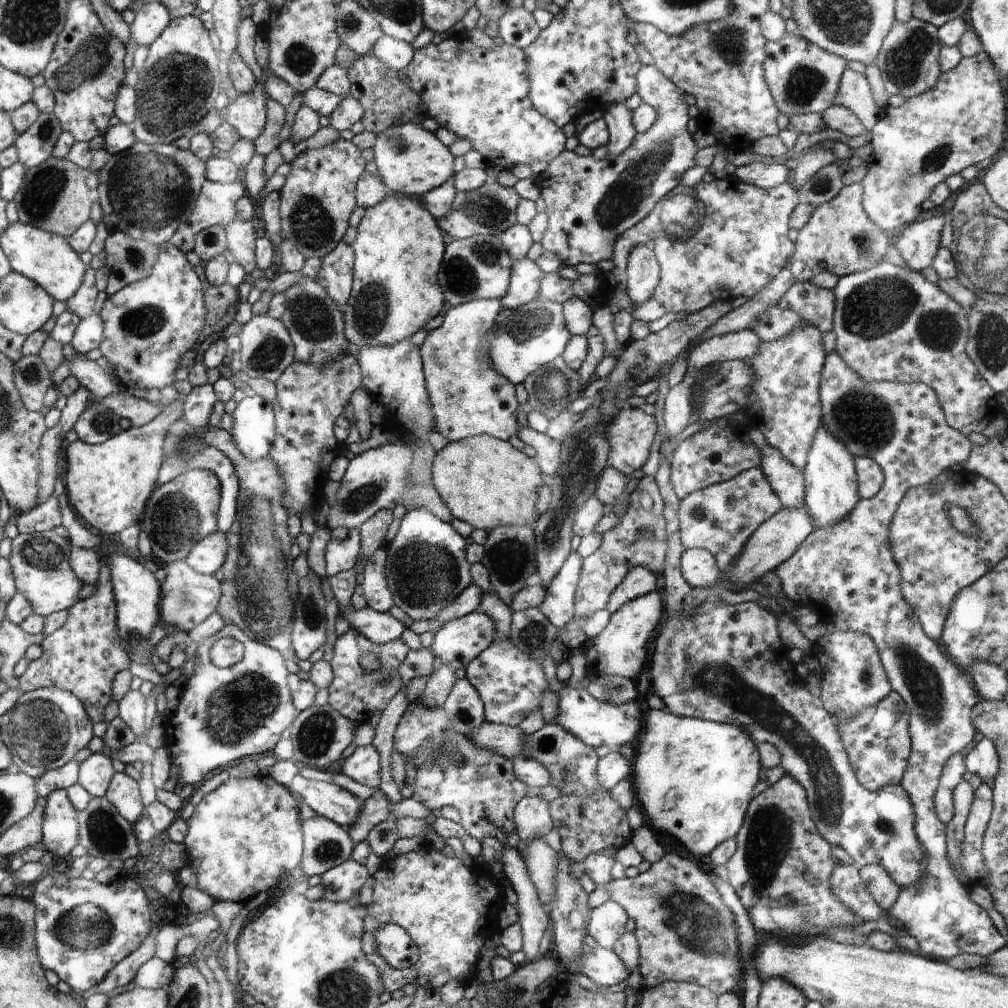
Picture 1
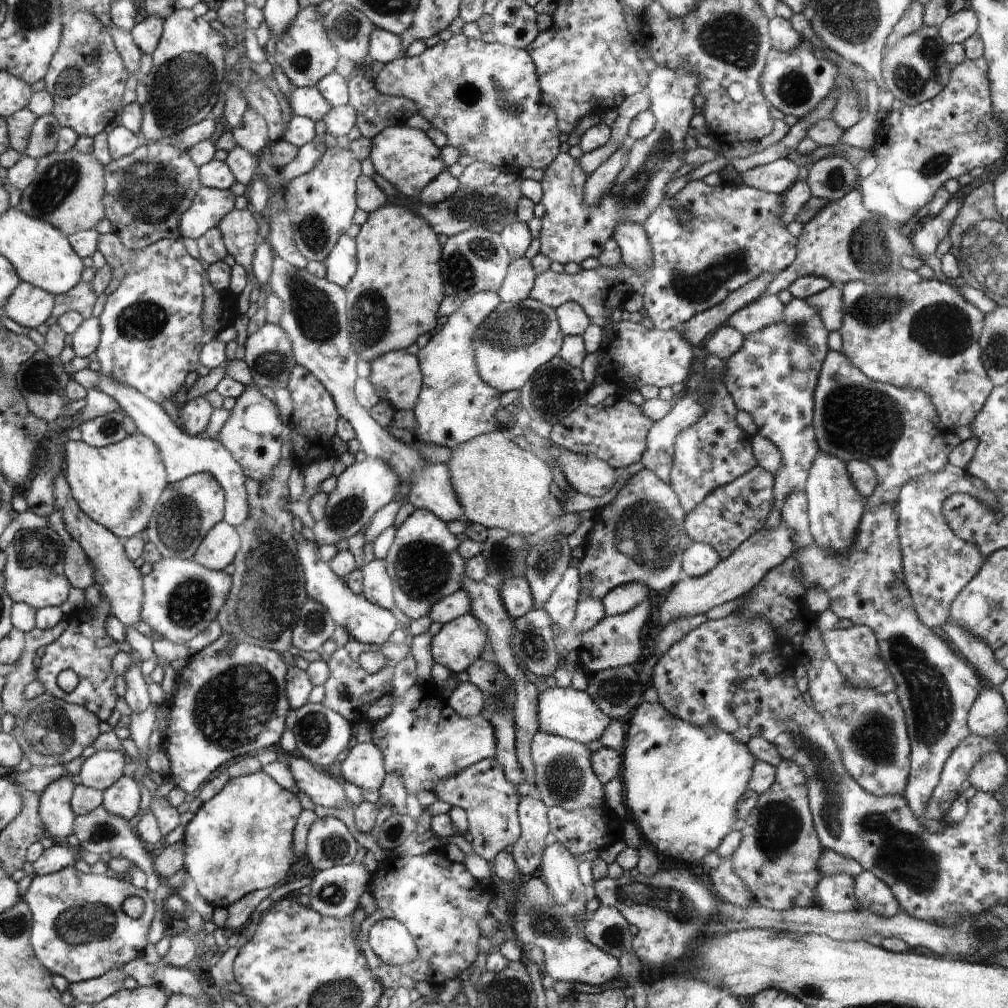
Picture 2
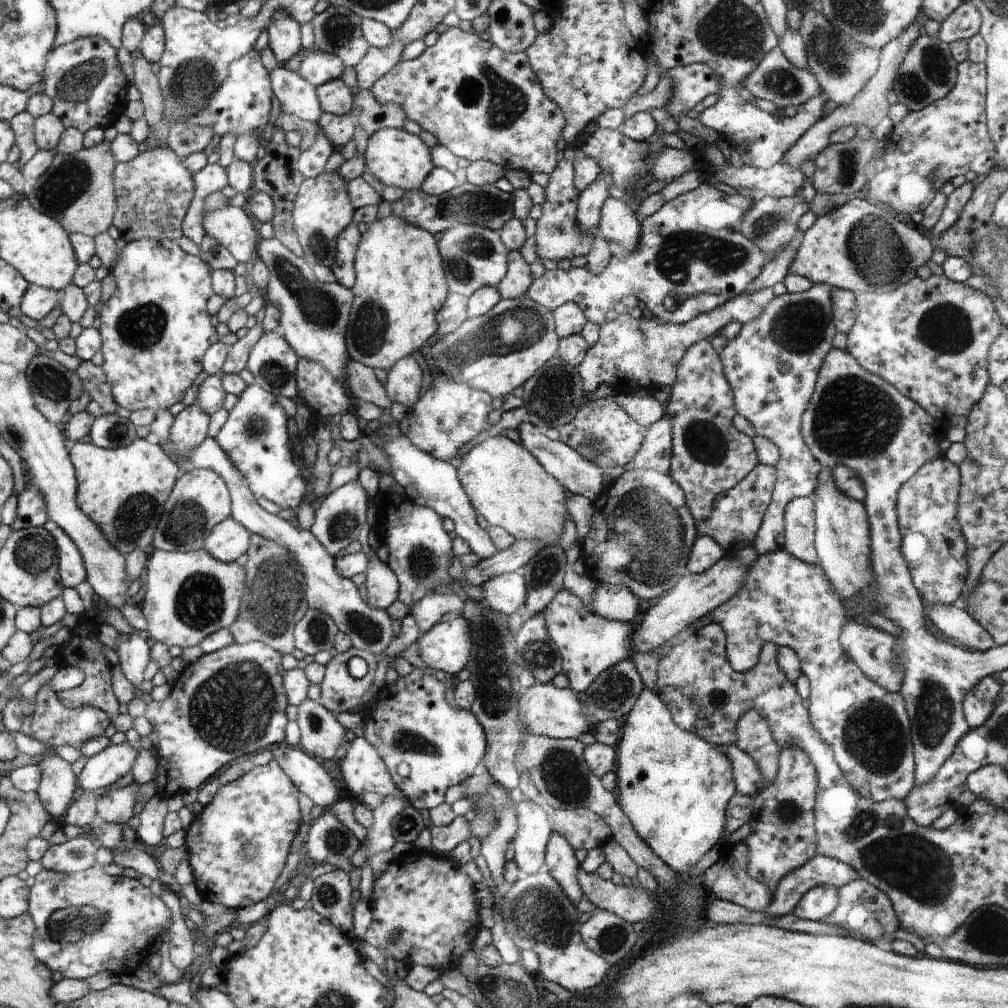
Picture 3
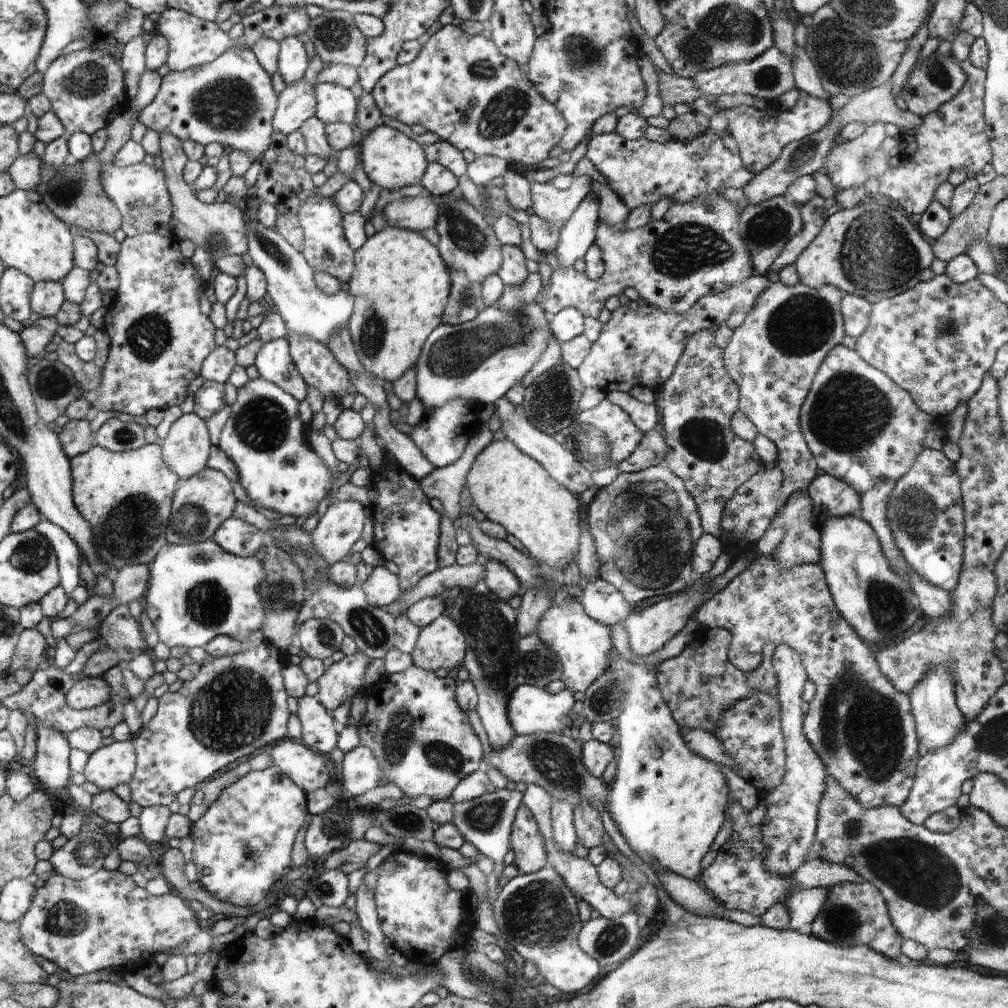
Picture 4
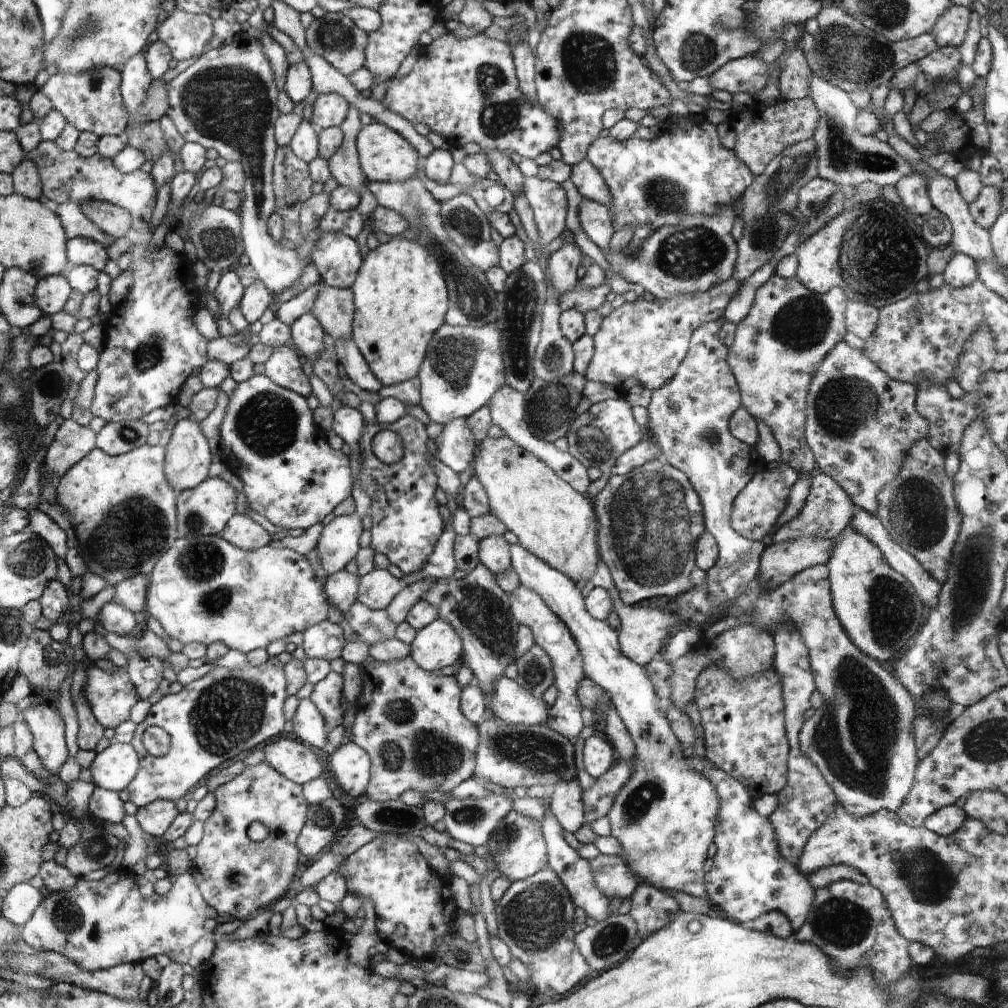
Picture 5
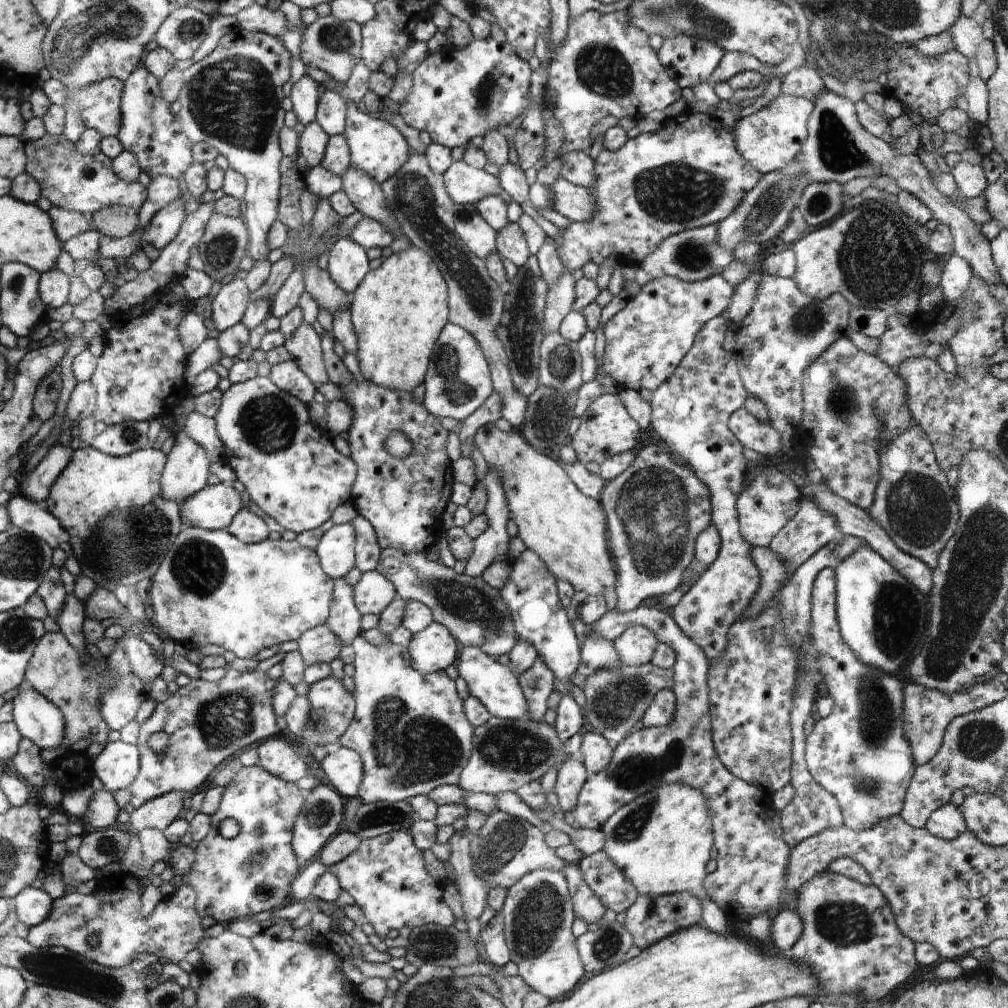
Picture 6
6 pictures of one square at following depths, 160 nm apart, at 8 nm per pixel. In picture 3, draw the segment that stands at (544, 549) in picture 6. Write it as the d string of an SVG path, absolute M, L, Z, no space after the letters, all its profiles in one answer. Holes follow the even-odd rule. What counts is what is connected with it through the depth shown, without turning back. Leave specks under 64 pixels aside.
M494 436L476 444L456 464L458 481L475 513L482 515L489 526L504 528L515 540L543 540L551 543L549 539L557 534L562 535L566 506L558 506L558 502L564 502L564 488L521 443L517 444L506 436Z

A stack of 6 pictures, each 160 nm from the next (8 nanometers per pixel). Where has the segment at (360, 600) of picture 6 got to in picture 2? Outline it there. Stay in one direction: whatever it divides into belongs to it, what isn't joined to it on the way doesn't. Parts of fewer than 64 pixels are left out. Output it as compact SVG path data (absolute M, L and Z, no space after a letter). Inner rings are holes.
M372 560L362 567L363 592L366 600L391 610L396 606L396 596L393 595L392 580L389 578L385 560Z

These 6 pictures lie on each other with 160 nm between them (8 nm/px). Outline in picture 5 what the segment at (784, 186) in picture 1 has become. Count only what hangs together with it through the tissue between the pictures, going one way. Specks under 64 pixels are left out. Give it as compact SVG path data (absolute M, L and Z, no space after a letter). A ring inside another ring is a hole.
M584 199L578 207L578 216L580 224L588 238L592 240L596 246L604 253L607 261L612 265L612 273L620 275L624 280L633 284L641 284L645 292L652 293L659 299L667 301L673 298L690 297L696 292L702 292L714 288L714 286L722 284L729 280L736 270L737 258L740 254L740 248L737 246L736 240L732 237L732 224L737 218L736 211L732 207L725 207L715 215L698 215L686 216L675 225L664 225L661 229L652 232L642 243L636 255L633 258L626 258L623 252L618 253L612 248L612 238L616 234L613 229L613 220L605 206L597 202ZM582 282L576 284L574 290L570 290L560 299L561 310L576 309L582 314L588 311L596 311L606 301L606 295L611 291L609 283L601 284L596 288L588 288Z

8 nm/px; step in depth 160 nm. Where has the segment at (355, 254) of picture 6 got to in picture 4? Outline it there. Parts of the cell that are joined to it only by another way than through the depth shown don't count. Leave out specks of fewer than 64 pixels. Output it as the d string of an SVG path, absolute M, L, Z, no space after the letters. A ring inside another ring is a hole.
M312 192L301 204L297 215L305 236L305 250L302 253L314 272L329 274L342 284L348 284L352 280L353 273L356 272L354 249L346 240L343 226L344 215L336 206L334 198L322 197Z

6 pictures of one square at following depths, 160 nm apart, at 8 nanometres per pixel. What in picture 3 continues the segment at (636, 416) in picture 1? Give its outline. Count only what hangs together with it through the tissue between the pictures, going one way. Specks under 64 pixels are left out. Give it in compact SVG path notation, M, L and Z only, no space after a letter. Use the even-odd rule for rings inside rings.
M613 396L600 400L586 400L569 424L559 430L559 442L570 446L583 458L594 462L608 471L617 466L626 466L641 452L640 442L644 438L646 428L638 424L626 410L616 403Z

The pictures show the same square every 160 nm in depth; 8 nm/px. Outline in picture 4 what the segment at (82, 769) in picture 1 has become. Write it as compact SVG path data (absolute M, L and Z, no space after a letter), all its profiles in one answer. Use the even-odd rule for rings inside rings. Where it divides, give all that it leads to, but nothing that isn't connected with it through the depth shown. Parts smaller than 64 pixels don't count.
M134 739L115 741L102 745L90 755L84 769L86 780L101 788L112 791L118 784L129 783L137 767L137 751Z

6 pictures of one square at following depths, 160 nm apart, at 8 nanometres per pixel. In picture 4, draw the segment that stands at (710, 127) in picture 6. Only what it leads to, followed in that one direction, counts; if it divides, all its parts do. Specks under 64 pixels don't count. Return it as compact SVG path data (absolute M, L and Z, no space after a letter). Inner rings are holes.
M710 128L690 142L671 139L659 143L645 137L629 141L616 132L602 133L590 139L586 157L630 211L639 206L651 208L664 197L687 203L702 193L722 193L726 179L746 168L740 154L729 151Z

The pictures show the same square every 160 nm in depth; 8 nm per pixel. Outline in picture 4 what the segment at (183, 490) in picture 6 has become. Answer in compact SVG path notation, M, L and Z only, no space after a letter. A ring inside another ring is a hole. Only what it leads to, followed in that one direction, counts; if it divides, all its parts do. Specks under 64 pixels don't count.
M194 412L180 416L162 442L165 462L179 476L180 482L196 476L206 468L210 448L212 443L206 420Z

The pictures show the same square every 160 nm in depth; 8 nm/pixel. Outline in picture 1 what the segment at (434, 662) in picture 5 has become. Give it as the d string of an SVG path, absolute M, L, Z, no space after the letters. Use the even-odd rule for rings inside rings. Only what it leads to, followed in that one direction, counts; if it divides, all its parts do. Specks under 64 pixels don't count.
M476 610L442 625L442 628L435 632L430 650L444 665L456 672L460 668L466 669L470 661L476 660L488 649L493 644L495 636L496 623L486 613Z

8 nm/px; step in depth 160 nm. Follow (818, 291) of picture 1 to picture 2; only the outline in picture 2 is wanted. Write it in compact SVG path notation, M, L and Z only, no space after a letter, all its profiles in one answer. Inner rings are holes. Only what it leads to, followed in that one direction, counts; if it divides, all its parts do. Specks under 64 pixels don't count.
M838 285L822 290L813 296L808 296L806 302L818 310L818 314L829 332L839 331L844 325L844 296Z

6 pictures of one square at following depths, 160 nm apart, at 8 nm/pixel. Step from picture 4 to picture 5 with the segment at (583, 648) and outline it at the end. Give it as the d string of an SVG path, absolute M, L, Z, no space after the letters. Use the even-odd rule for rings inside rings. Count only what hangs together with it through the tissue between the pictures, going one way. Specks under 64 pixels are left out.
M519 585L508 595L508 602L513 617L520 625L526 625L533 631L535 643L548 654L553 664L556 685L556 702L548 708L548 727L558 734L575 741L575 738L584 730L582 718L580 718L580 702L576 698L580 682L586 677L586 670L582 668L581 650L576 646L577 639L572 638L572 631L566 626L563 619L558 619L557 614L543 601L543 598L535 590L524 585Z

